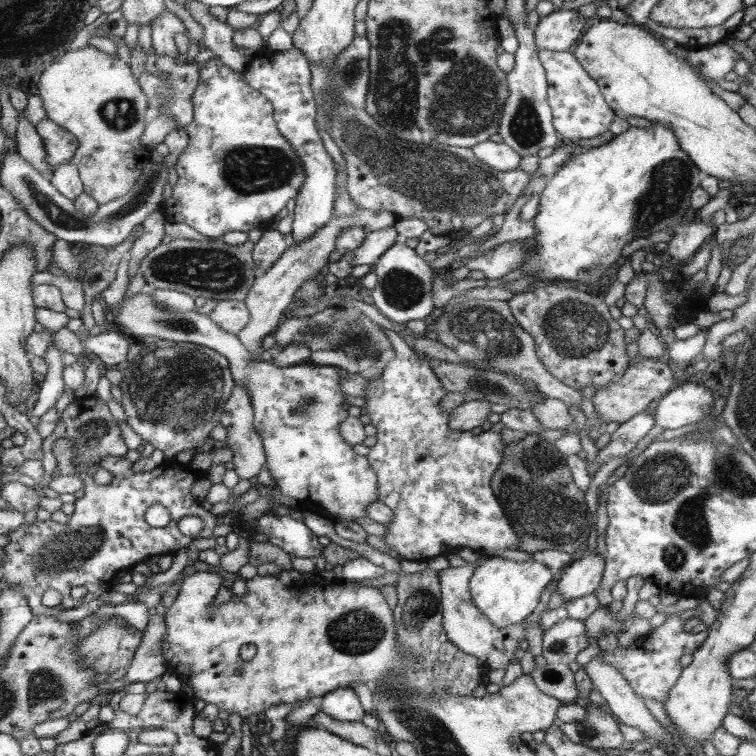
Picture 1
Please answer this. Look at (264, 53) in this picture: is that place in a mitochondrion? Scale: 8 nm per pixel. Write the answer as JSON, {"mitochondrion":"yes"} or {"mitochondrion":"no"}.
{"mitochondrion":"no"}

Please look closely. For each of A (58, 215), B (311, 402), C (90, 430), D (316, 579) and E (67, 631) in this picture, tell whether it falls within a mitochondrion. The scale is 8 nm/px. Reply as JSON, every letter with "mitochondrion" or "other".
{"A":"mitochondrion","B":"mitochondrion","C":"mitochondrion","D":"other","E":"other"}

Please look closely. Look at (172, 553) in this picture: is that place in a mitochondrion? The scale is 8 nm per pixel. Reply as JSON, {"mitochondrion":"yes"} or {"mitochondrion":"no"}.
{"mitochondrion":"no"}

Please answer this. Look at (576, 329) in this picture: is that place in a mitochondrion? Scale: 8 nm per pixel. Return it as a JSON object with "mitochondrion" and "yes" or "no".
{"mitochondrion":"yes"}

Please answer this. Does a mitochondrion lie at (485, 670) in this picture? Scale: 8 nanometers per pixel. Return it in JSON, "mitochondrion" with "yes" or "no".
{"mitochondrion":"no"}

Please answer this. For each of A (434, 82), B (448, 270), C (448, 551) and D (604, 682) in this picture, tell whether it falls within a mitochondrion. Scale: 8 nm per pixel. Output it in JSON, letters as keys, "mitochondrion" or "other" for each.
{"A":"mitochondrion","B":"other","C":"other","D":"other"}

